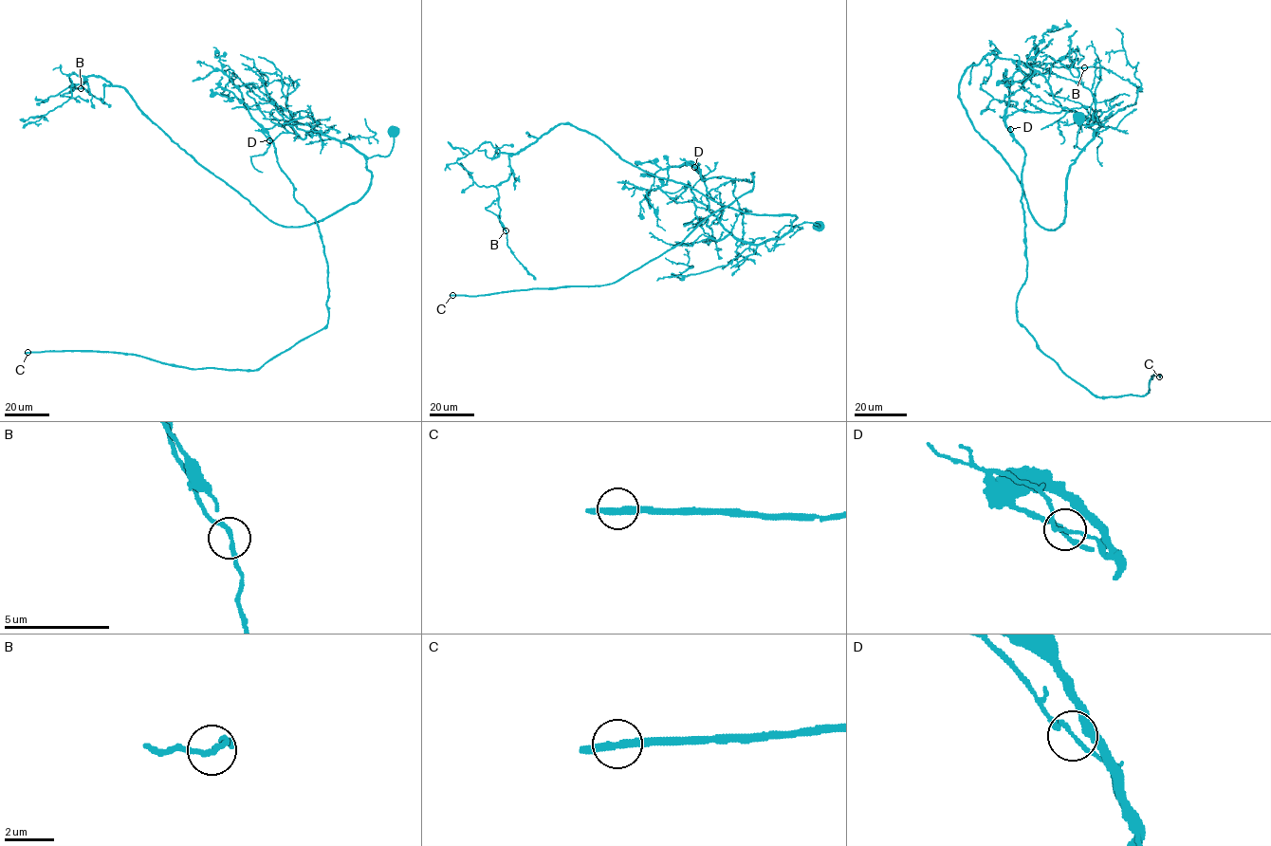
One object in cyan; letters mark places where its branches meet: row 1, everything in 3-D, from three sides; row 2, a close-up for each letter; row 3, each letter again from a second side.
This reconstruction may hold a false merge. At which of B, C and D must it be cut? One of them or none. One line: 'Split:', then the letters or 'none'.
Split: D

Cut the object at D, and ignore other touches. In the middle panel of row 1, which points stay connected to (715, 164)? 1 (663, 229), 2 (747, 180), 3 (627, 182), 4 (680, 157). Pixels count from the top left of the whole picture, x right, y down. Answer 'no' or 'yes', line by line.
1: no
2: no
3: no
4: yes

